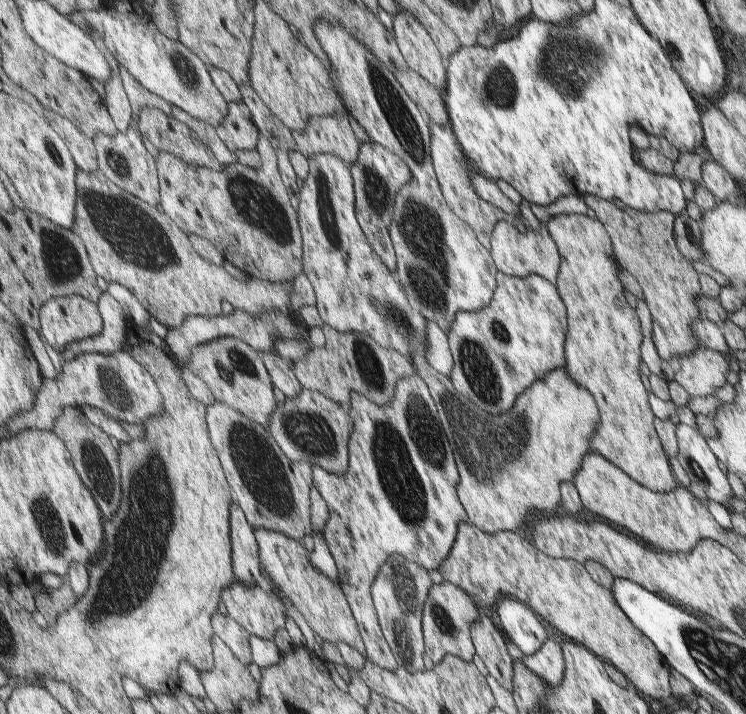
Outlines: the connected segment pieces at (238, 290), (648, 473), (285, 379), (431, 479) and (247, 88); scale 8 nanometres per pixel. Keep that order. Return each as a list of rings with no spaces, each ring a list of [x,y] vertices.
[[[78,173],[78,216],[73,230],[88,246],[96,272],[108,283],[122,283],[144,302],[166,327],[182,328],[190,316],[222,316],[224,300],[254,314],[278,310],[294,315],[290,304],[293,282],[240,280],[225,266],[208,262],[192,244],[190,235],[166,211],[160,210],[106,178],[106,173]]]
[[[576,213],[554,215],[547,224],[548,234],[557,243],[561,256],[561,272],[557,278],[557,290],[567,310],[568,332],[566,332],[565,356],[566,372],[574,382],[584,386],[598,404],[600,424],[590,438],[591,452],[598,452],[616,466],[621,467],[630,478],[637,480],[642,486],[649,487],[658,493],[670,492],[676,486],[672,478],[668,460],[664,456],[662,444],[654,430],[654,414],[650,410],[648,392],[642,384],[638,366],[640,366],[640,318],[636,309],[626,302],[624,288],[618,278],[618,264],[612,256],[610,235],[602,223],[588,215]]]
[[[275,351],[261,353],[262,362],[264,362],[266,370],[270,372],[274,386],[279,388],[288,400],[296,398],[303,387],[300,382],[298,382],[296,376],[294,376],[290,365],[286,364]]]
[[[416,371],[412,376],[398,380],[394,398],[383,407],[362,394],[352,392],[348,414],[354,430],[348,443],[348,472],[337,475],[326,472],[316,464],[311,465],[313,486],[320,492],[329,510],[329,520],[322,538],[335,560],[340,576],[338,583],[357,622],[366,650],[366,660],[389,671],[396,670],[400,661],[394,658],[384,638],[377,608],[372,600],[372,585],[378,570],[393,554],[399,554],[428,570],[438,570],[450,556],[450,550],[460,532],[460,524],[469,522],[468,512],[464,504],[460,504],[461,498],[458,496],[462,482],[461,468],[456,466],[449,437],[445,433],[444,424],[438,420],[432,397],[426,388],[425,379],[420,378]]]
[[[251,82],[241,85],[241,90],[244,96],[243,100],[247,102],[253,112],[254,124],[257,126],[259,134],[270,140],[270,144],[276,152],[282,182],[286,185],[288,194],[290,194],[292,206],[296,208],[300,204],[300,188],[298,188],[297,175],[289,159],[289,153],[297,150],[293,131],[272,114],[272,111],[262,102],[260,96],[254,92]]]

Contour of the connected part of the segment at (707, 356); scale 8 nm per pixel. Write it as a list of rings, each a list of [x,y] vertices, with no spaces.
[[[697,347],[679,360],[681,369],[674,374],[674,380],[691,396],[714,395],[716,390],[726,384],[729,361],[730,356]]]

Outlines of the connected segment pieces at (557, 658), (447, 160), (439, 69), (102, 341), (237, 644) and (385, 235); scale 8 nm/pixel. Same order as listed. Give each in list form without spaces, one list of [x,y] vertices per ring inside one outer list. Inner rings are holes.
[[[548,638],[536,654],[526,655],[522,664],[532,670],[548,688],[554,688],[565,678],[565,653],[563,646]]]
[[[428,120],[428,123],[431,132],[430,148],[432,150],[432,156],[434,157],[434,166],[436,166],[435,173],[439,185],[441,186],[442,195],[452,211],[457,214],[457,216],[460,216],[466,224],[470,225],[470,228],[472,228],[480,244],[490,251],[490,248],[492,248],[490,244],[492,230],[494,230],[494,226],[496,226],[500,220],[509,222],[512,226],[517,227],[518,230],[526,232],[529,228],[524,219],[506,214],[506,212],[486,202],[484,198],[480,198],[480,196],[474,192],[474,188],[472,188],[472,184],[470,184],[470,178],[468,178],[470,172],[468,172],[465,163],[466,154],[462,151],[460,142],[456,140],[456,134],[454,134],[451,125],[442,126],[432,122],[432,120]],[[464,166],[465,169],[463,168]]]
[[[402,10],[393,16],[393,33],[408,66],[432,86],[446,90],[446,61],[420,21]]]
[[[106,291],[102,295],[99,306],[104,320],[106,320],[104,334],[70,344],[62,354],[63,362],[70,362],[80,354],[91,352],[99,352],[110,356],[110,354],[116,354],[117,352],[132,350],[128,342],[128,334],[131,331],[128,327],[129,317],[122,303],[114,298],[113,294]]]
[[[218,613],[214,616],[214,628],[224,642],[233,648],[234,654],[250,666],[254,662],[254,653],[252,650],[252,634],[243,626],[241,622],[235,620],[231,614]]]
[[[370,141],[359,145],[358,160],[349,166],[353,178],[356,220],[368,238],[372,250],[386,262],[386,266],[394,269],[396,264],[396,252],[390,238],[388,226],[392,224],[392,208],[395,205],[396,194],[402,185],[405,185],[411,178],[412,173],[408,165],[389,147]]]

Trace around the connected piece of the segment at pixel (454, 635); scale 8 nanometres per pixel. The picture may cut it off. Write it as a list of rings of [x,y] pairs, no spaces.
[[[448,581],[434,584],[434,590],[430,590],[426,601],[425,610],[426,654],[432,659],[433,664],[442,662],[448,654],[466,662],[472,661],[474,658],[472,627],[478,618],[480,618],[480,612],[470,600],[468,592],[460,590],[459,586],[454,586],[454,583]]]

